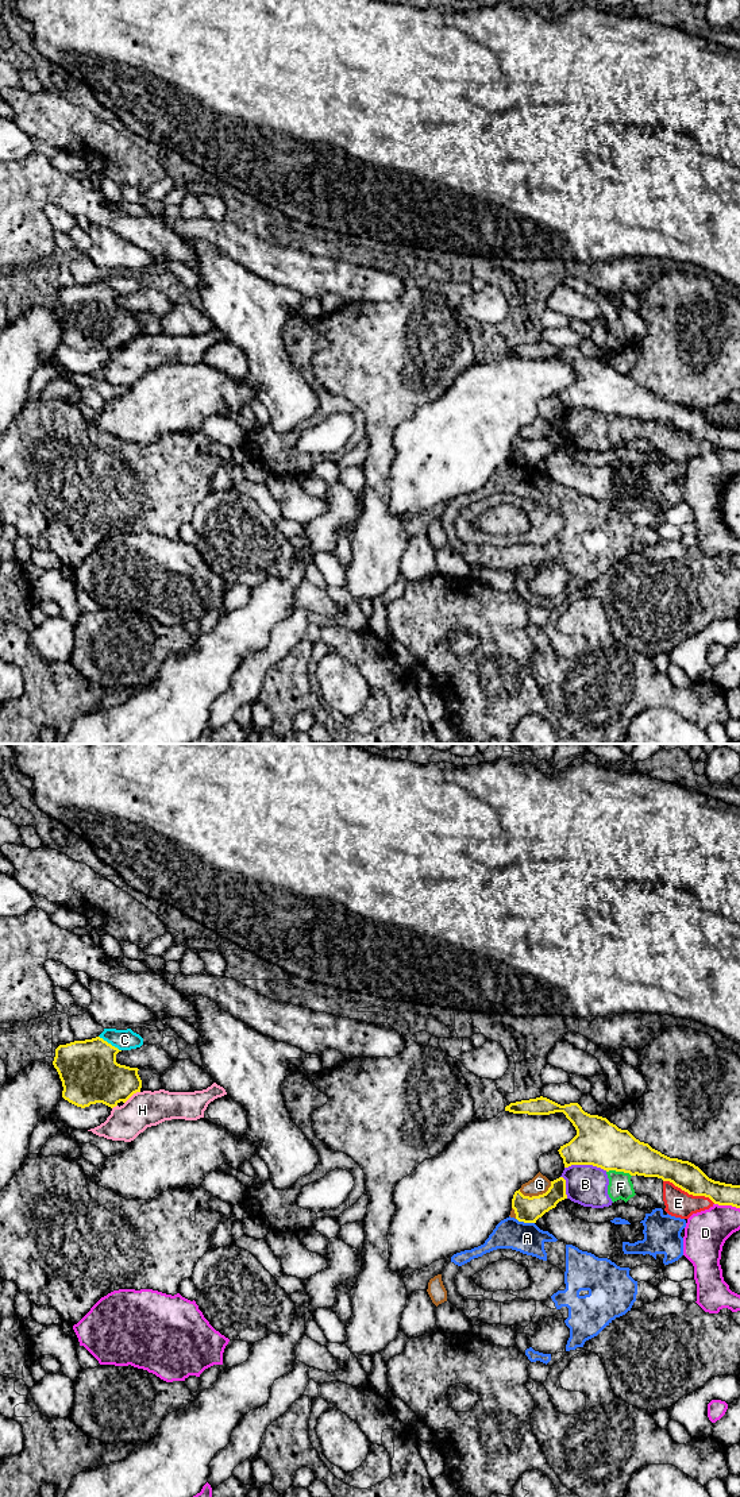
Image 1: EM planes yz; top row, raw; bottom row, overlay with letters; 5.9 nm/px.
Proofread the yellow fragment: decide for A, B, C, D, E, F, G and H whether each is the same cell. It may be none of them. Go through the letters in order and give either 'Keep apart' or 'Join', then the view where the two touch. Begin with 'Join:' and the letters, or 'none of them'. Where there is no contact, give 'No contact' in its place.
Join: none of them
A: Keep apart. Touches yellow in yz
B: Keep apart. Touches yellow in yz
C: Keep apart. Touches yellow in yz
D: Keep apart. Touches yellow in yz
E: Keep apart. Touches yellow in yz
F: Keep apart. Touches yellow in yz
G: Keep apart. Touches yellow in yz
H: Keep apart. Touches yellow in yz

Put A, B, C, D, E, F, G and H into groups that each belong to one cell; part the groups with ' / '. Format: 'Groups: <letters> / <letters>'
Groups: A / B E F / C / D / G / H

